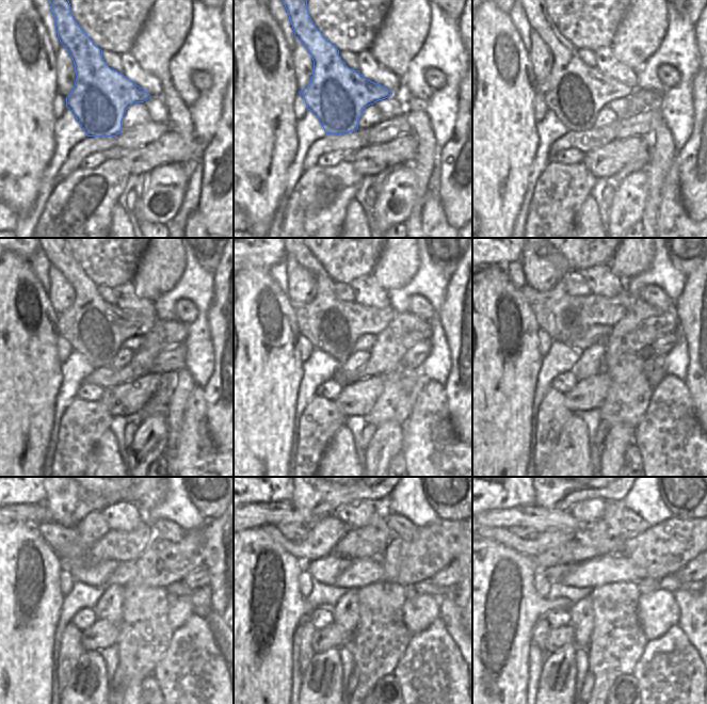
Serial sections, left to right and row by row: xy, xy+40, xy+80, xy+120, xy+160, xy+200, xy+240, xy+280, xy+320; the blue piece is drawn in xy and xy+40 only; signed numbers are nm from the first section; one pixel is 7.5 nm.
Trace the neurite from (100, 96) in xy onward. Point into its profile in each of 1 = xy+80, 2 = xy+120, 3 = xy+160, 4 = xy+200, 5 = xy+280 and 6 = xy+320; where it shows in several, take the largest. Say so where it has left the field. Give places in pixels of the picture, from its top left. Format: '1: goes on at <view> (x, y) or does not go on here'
1: goes on at xy+80 (576, 93)
2: goes on at xy+120 (96, 330)
3: goes on at xy+160 (331, 325)
4: goes on at xy+200 (558, 315)
5: goes on at xy+280 (374, 547)
6: goes on at xy+320 (622, 534)

